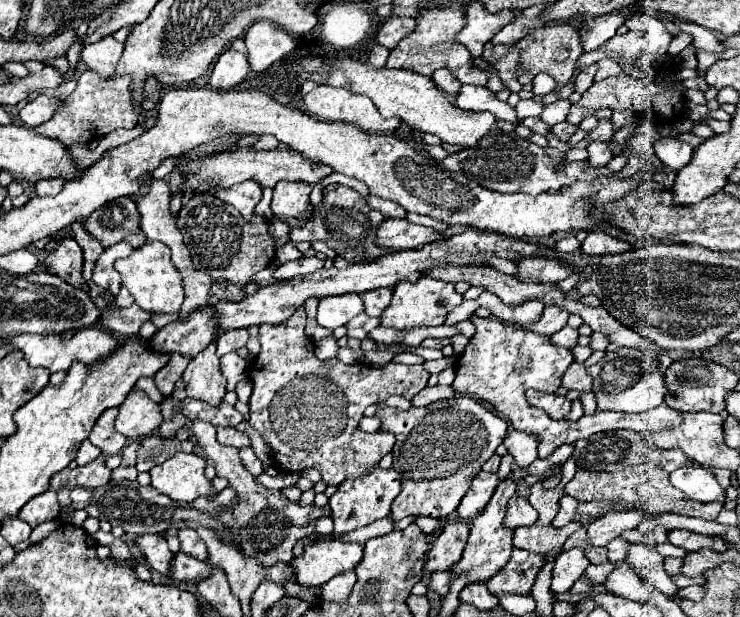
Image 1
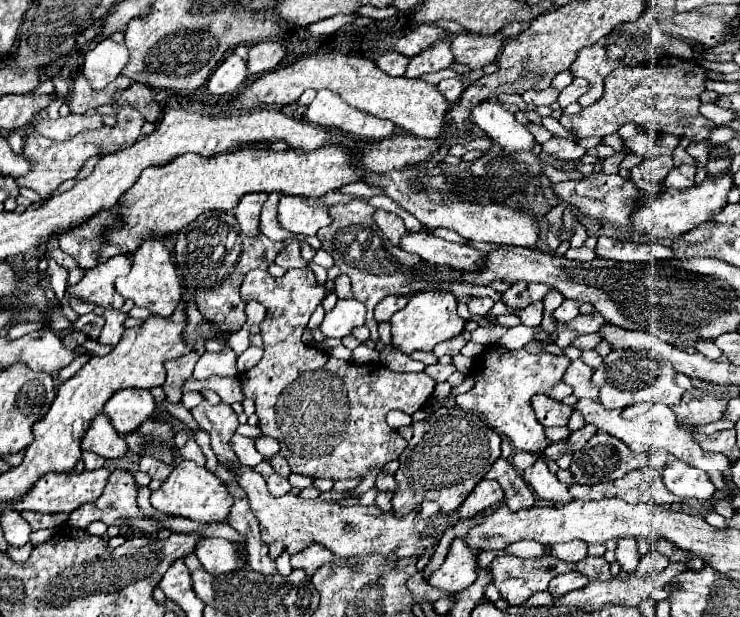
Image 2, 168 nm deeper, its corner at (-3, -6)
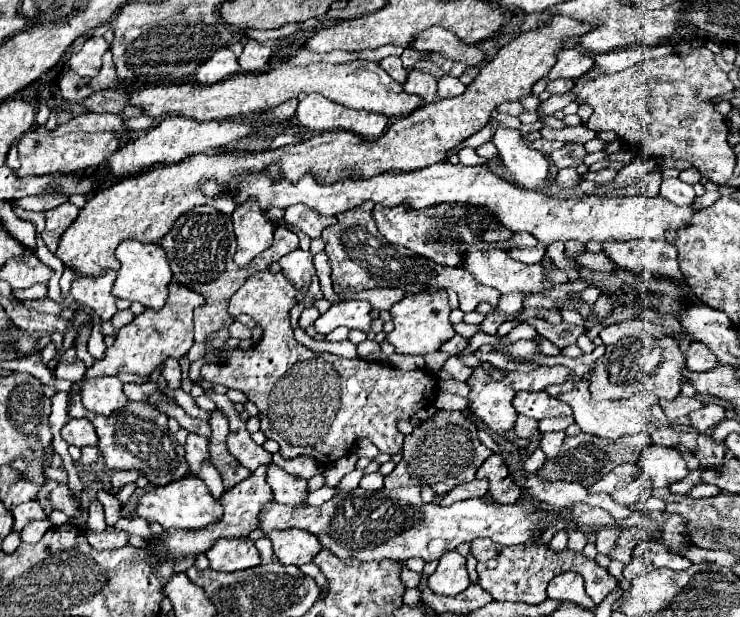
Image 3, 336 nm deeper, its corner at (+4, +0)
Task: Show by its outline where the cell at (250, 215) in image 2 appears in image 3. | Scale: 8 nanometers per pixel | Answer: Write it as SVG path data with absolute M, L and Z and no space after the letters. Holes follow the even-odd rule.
M256 201L244 203L244 207L236 207L234 215L234 235L236 235L236 255L234 263L238 267L248 265L256 255L272 245L274 227L268 223L264 213L256 207Z

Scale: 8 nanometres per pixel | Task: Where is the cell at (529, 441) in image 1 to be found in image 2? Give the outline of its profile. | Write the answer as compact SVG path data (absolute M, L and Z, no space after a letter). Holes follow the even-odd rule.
M543 457L535 461L535 465L527 467L523 471L523 479L529 483L533 493L539 499L547 501L559 501L559 503L569 503L573 497L567 493L567 485L563 485L555 475L549 473L549 467Z

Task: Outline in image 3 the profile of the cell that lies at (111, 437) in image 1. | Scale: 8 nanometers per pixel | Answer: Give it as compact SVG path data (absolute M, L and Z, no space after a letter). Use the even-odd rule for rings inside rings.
M70 419L62 427L62 437L68 445L76 445L76 447L96 445L96 431L92 425L88 425L86 419Z

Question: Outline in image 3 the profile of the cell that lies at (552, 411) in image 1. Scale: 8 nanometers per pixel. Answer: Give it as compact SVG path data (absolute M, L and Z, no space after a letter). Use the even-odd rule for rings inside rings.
M540 391L540 393L520 393L514 399L514 409L520 415L532 417L536 421L544 419L544 417L570 417L572 409L562 403L556 397L550 397L548 393Z

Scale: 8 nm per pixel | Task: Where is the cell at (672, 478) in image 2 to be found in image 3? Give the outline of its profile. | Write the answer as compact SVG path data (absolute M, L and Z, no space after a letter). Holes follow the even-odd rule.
M650 445L644 449L638 461L640 473L652 481L654 487L670 487L672 483L688 475L686 461L670 447Z

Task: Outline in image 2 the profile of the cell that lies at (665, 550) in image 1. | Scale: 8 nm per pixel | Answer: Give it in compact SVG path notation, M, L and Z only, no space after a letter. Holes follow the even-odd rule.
M647 553L641 557L641 563L639 563L639 569L635 571L635 575L647 575L651 571L661 571L669 565L669 557L665 555L659 555L659 553Z

